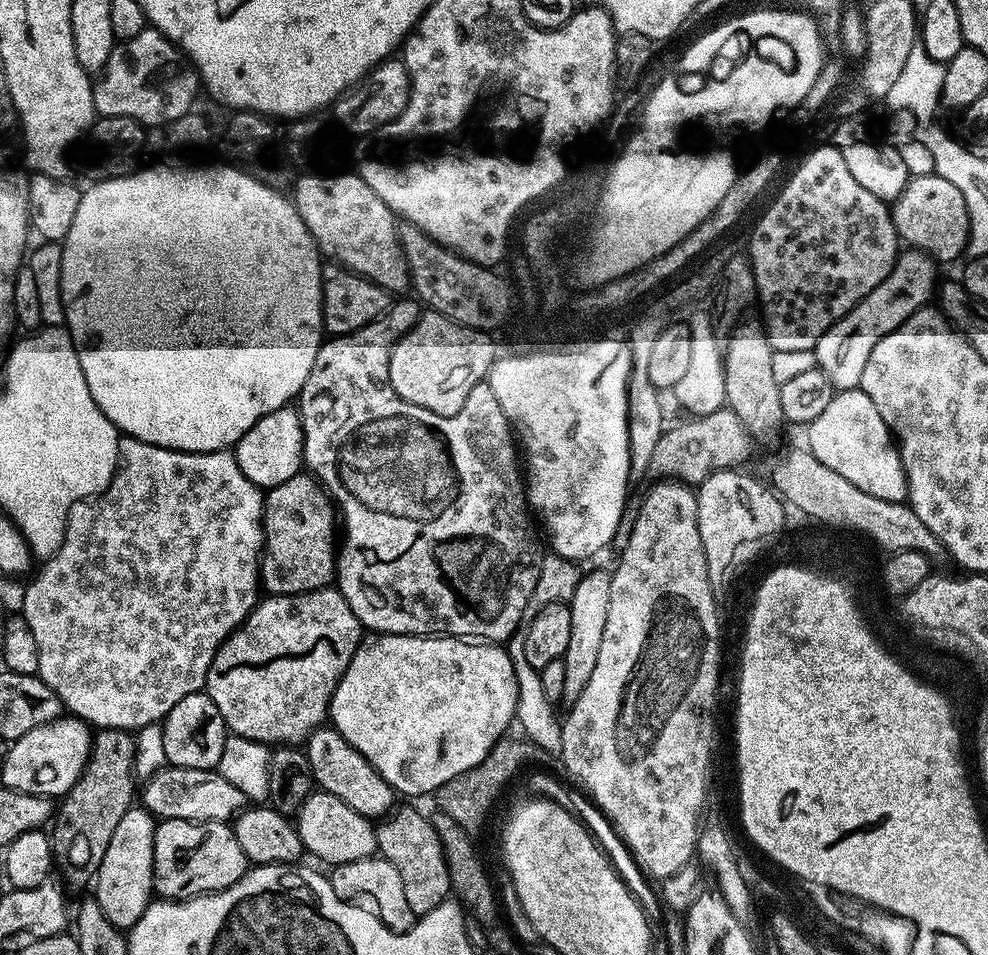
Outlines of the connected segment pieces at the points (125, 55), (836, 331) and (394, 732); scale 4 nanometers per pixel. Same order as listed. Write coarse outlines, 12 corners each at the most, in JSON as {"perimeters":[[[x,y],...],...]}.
{"perimeters":[[[145,27],[117,43],[92,97],[99,117],[160,112],[140,88],[165,36]],[[919,250],[817,342],[833,389],[859,388],[886,334],[933,299],[937,265]],[[368,634],[330,724],[393,793],[478,766],[516,715],[496,642]]]}

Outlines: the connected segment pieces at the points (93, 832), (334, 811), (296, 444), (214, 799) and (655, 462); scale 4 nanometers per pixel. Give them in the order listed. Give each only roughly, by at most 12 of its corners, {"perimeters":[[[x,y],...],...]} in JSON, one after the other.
{"perimeters":[[[93,735],[84,772],[50,824],[69,889],[95,881],[133,807],[136,738]],[[323,790],[296,815],[304,852],[328,866],[378,852],[373,821]],[[300,413],[266,414],[234,445],[242,474],[267,490],[304,464]],[[165,766],[143,785],[160,820],[222,820],[246,807],[216,770]],[[726,406],[667,427],[648,466],[698,486],[737,467],[751,437]]]}

